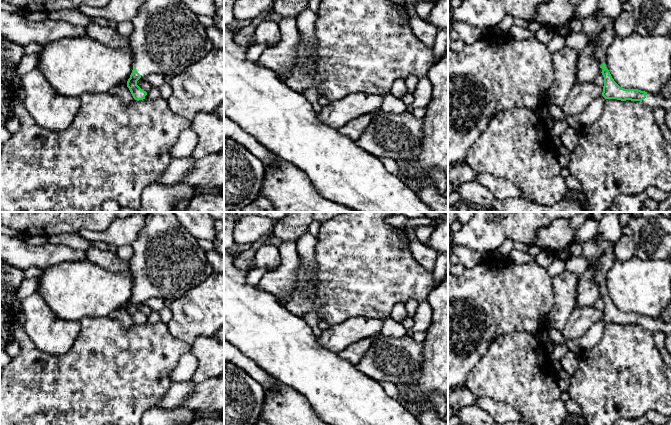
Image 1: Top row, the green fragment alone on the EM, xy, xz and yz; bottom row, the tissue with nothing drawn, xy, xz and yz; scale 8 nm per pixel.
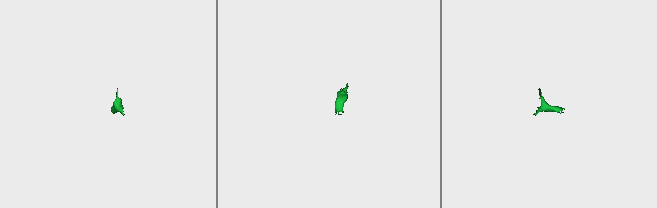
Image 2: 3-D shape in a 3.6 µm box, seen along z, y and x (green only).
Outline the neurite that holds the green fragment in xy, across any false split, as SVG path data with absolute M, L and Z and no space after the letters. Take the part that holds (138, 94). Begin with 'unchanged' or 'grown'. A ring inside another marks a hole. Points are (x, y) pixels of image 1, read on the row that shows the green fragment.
grown; M144 0L131 23L133 30L129 39L134 63L127 87L137 101L145 99L147 95L137 85L140 78L145 79L153 73L174 77L199 62L213 49L206 28L181 0Z

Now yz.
grown; M593 14L581 21L582 32L590 36L589 43L596 43L593 57L598 62L600 73L604 77L602 96L605 99L640 101L653 109L661 108L666 112L669 111L671 100L665 99L659 94L650 94L638 89L624 89L612 78L607 69L606 51L616 36L615 20L611 17L596 18Z

